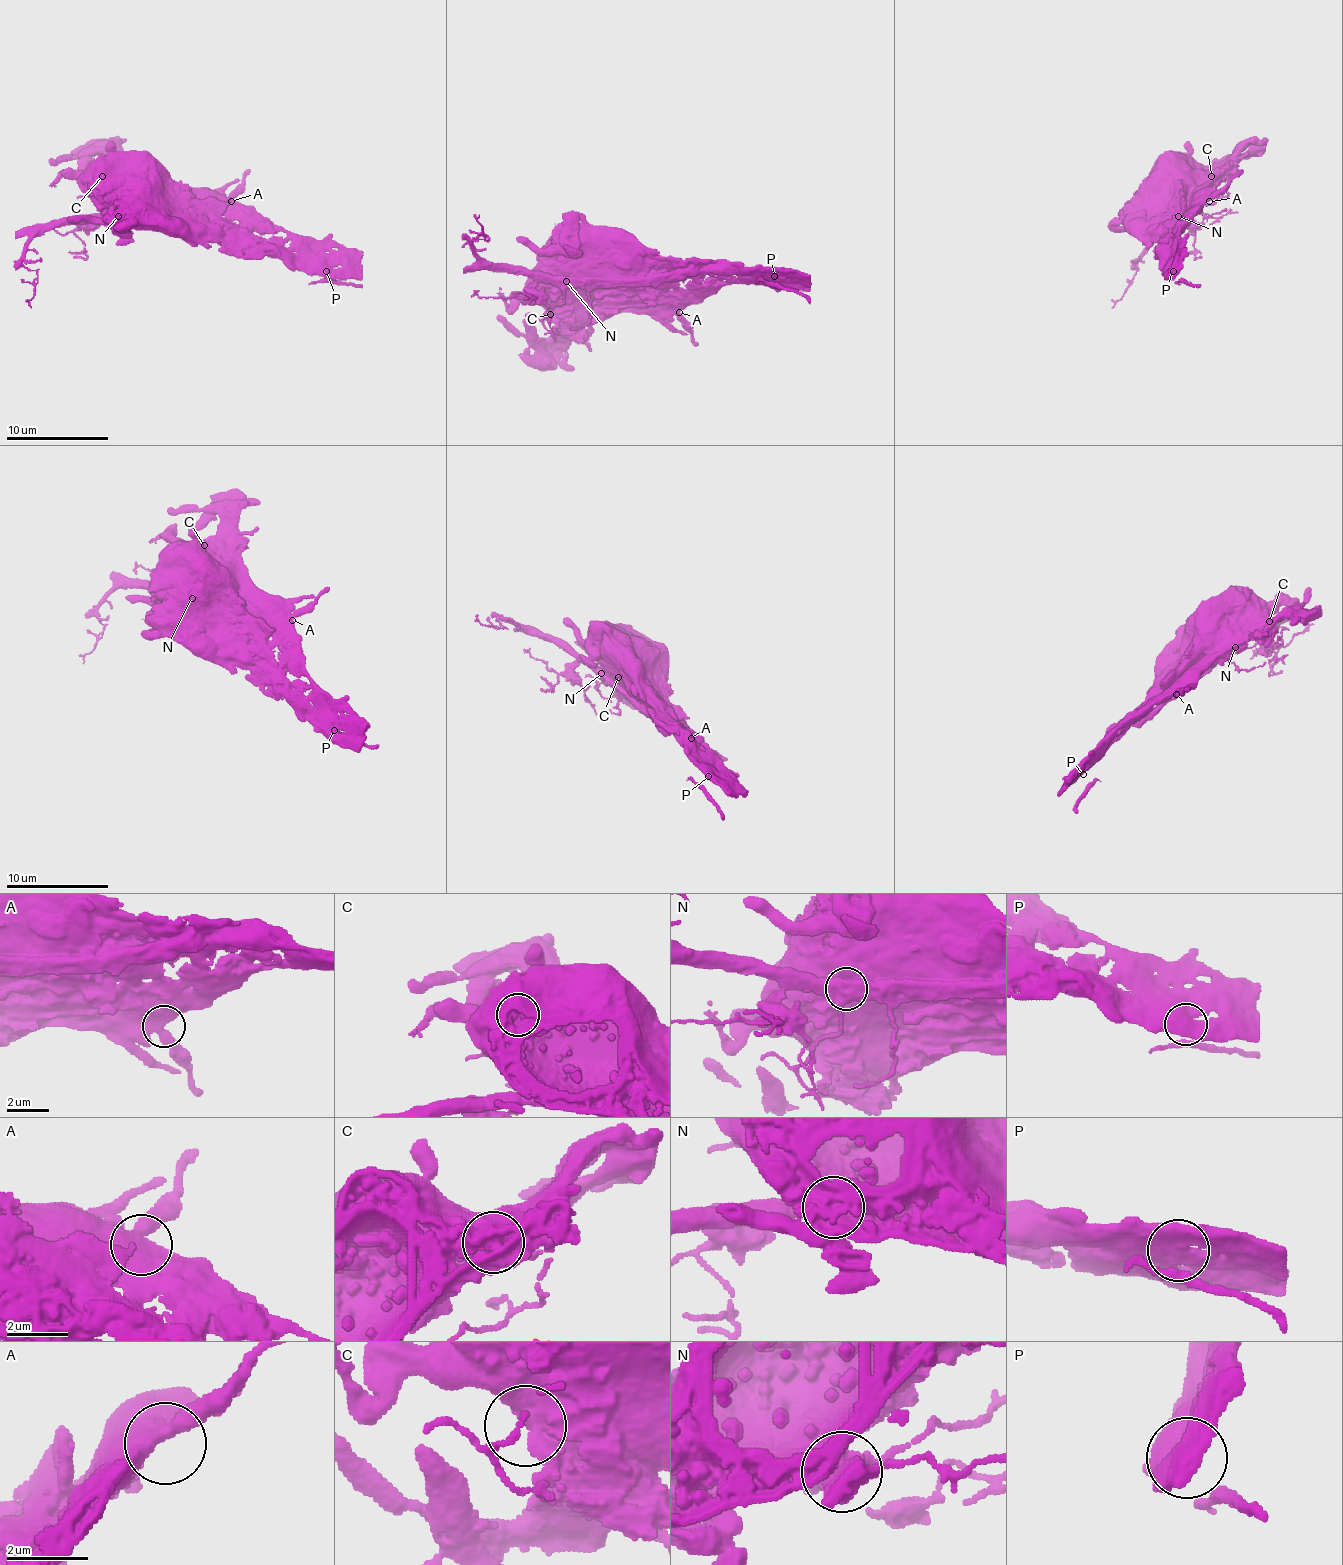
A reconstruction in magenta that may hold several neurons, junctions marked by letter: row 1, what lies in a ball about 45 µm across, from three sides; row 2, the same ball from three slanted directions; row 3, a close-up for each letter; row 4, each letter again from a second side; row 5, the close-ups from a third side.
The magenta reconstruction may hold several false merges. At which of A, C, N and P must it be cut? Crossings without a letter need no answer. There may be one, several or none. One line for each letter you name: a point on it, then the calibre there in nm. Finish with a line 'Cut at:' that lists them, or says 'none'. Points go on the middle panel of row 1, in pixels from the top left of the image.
N: place (566, 281); calibre 700 nm
Cut at: N

